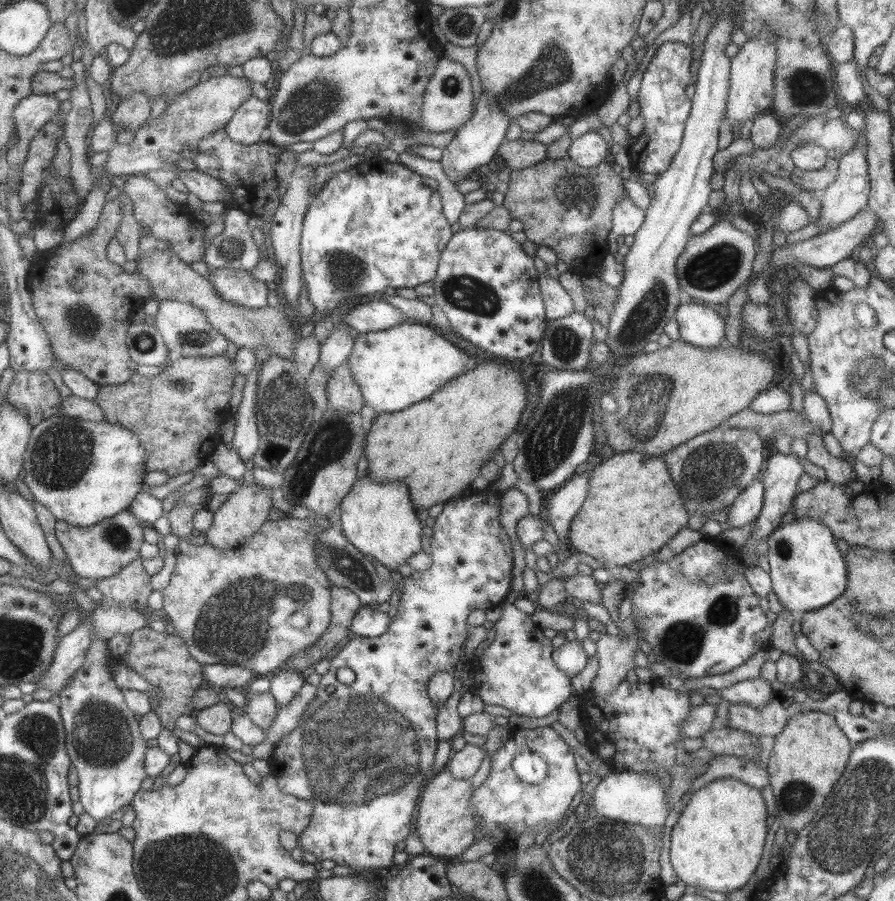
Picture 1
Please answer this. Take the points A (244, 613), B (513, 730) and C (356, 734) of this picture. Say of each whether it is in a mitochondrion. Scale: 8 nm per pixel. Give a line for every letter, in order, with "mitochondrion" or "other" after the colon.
A: mitochondrion
B: other
C: mitochondrion

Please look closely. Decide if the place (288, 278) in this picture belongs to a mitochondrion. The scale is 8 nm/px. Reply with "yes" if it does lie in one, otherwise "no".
no

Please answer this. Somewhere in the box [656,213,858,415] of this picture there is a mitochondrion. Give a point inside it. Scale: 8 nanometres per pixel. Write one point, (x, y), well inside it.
(711, 269)

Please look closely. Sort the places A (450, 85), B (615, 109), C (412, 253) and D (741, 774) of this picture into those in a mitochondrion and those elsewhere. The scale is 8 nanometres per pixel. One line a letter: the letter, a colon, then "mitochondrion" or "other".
A: mitochondrion
B: other
C: other
D: other

